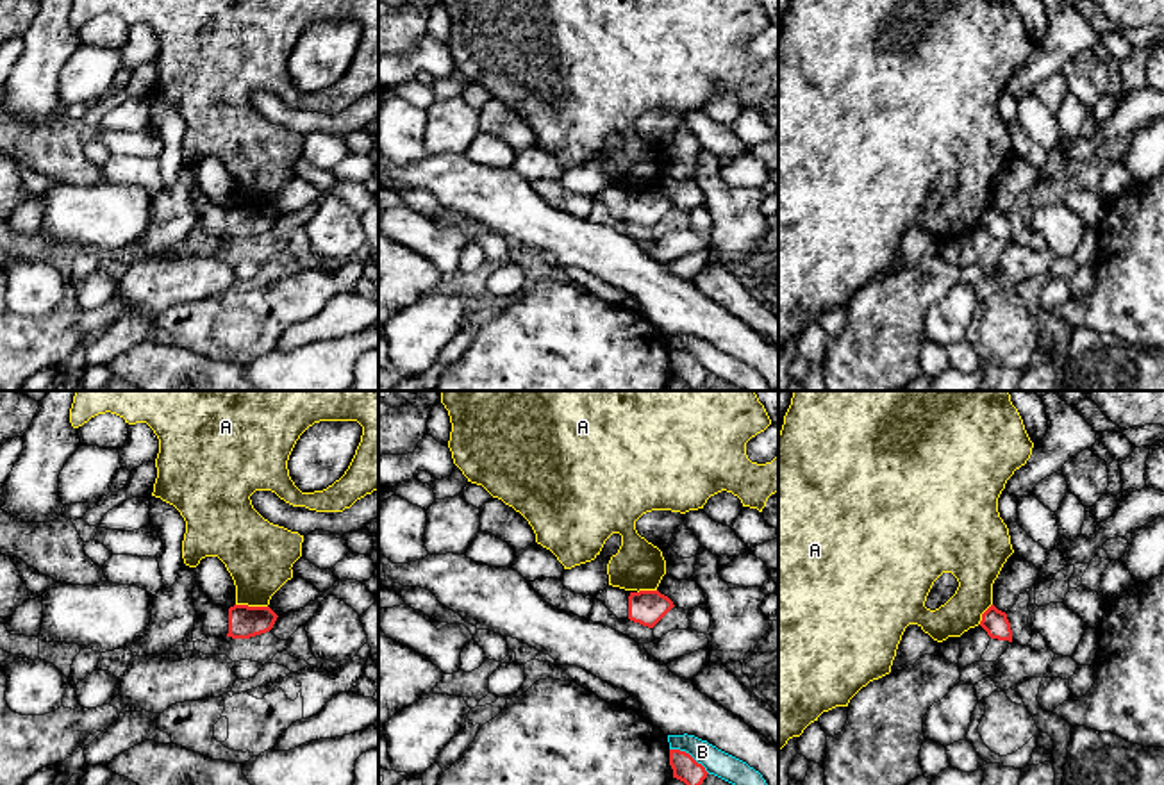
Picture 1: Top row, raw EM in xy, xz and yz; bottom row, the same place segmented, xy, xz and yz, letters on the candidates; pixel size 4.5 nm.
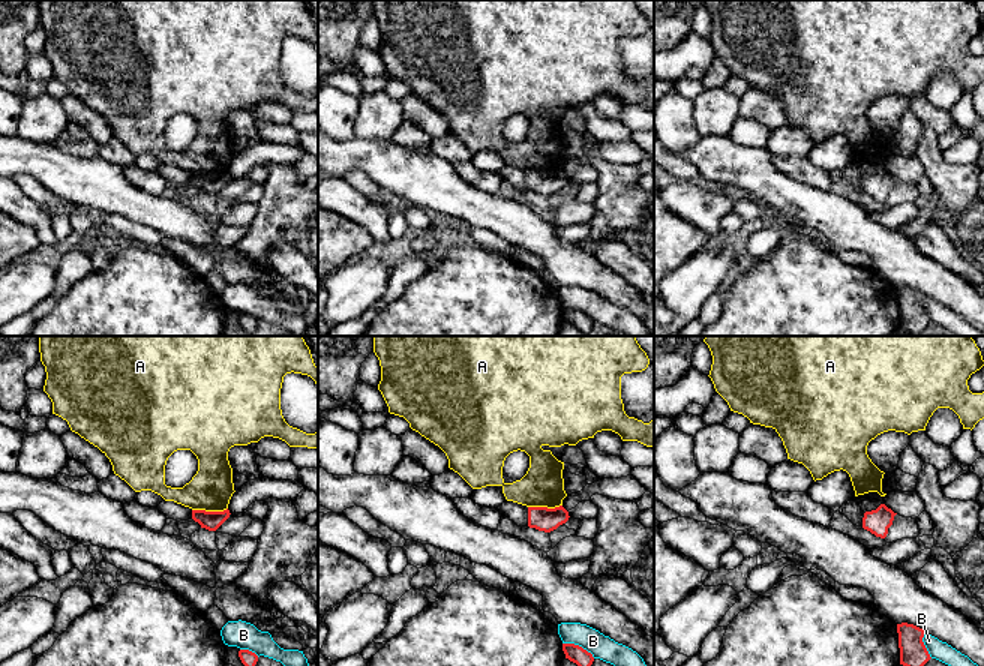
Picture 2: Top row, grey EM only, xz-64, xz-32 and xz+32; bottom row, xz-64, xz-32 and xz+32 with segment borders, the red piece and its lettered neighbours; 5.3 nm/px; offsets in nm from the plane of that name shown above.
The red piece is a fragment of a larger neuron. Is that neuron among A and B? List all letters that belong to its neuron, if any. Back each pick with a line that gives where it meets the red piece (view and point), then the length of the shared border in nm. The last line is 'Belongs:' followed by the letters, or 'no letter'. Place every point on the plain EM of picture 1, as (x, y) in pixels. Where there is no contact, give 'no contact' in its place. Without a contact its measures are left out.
Belongs: no letter

